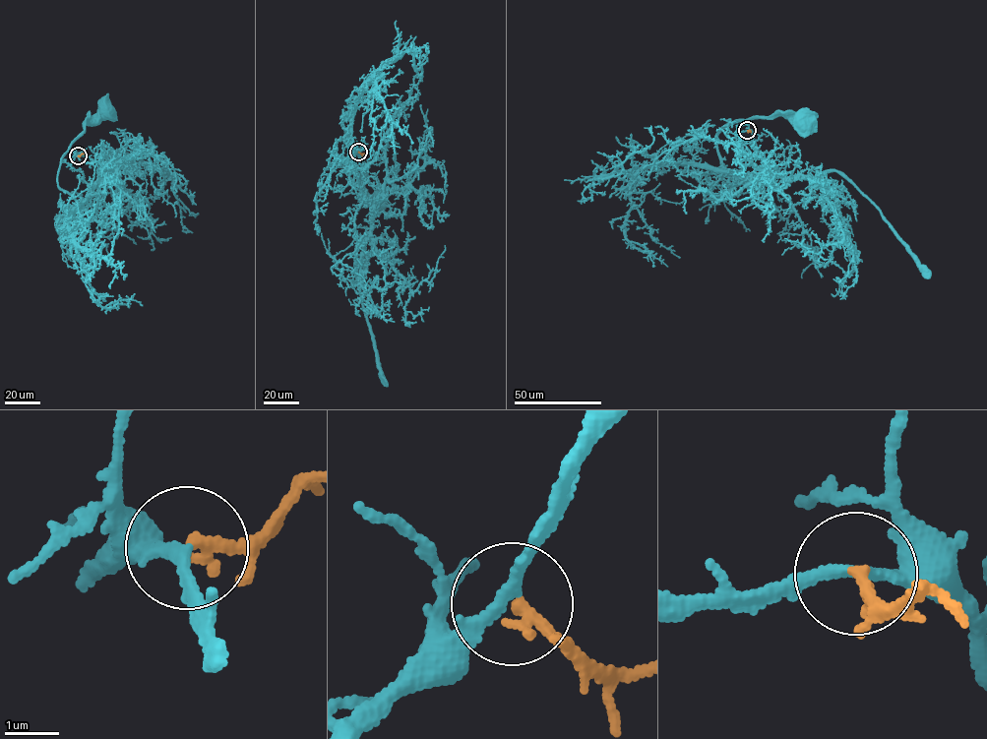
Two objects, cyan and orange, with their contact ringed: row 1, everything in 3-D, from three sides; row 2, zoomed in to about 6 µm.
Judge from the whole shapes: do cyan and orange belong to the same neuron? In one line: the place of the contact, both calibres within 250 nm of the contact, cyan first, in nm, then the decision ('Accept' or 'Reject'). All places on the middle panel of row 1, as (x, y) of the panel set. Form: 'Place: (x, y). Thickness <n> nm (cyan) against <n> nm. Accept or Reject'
Place: (358, 152). Thickness 200 nm (cyan) against 220 nm. Accept

